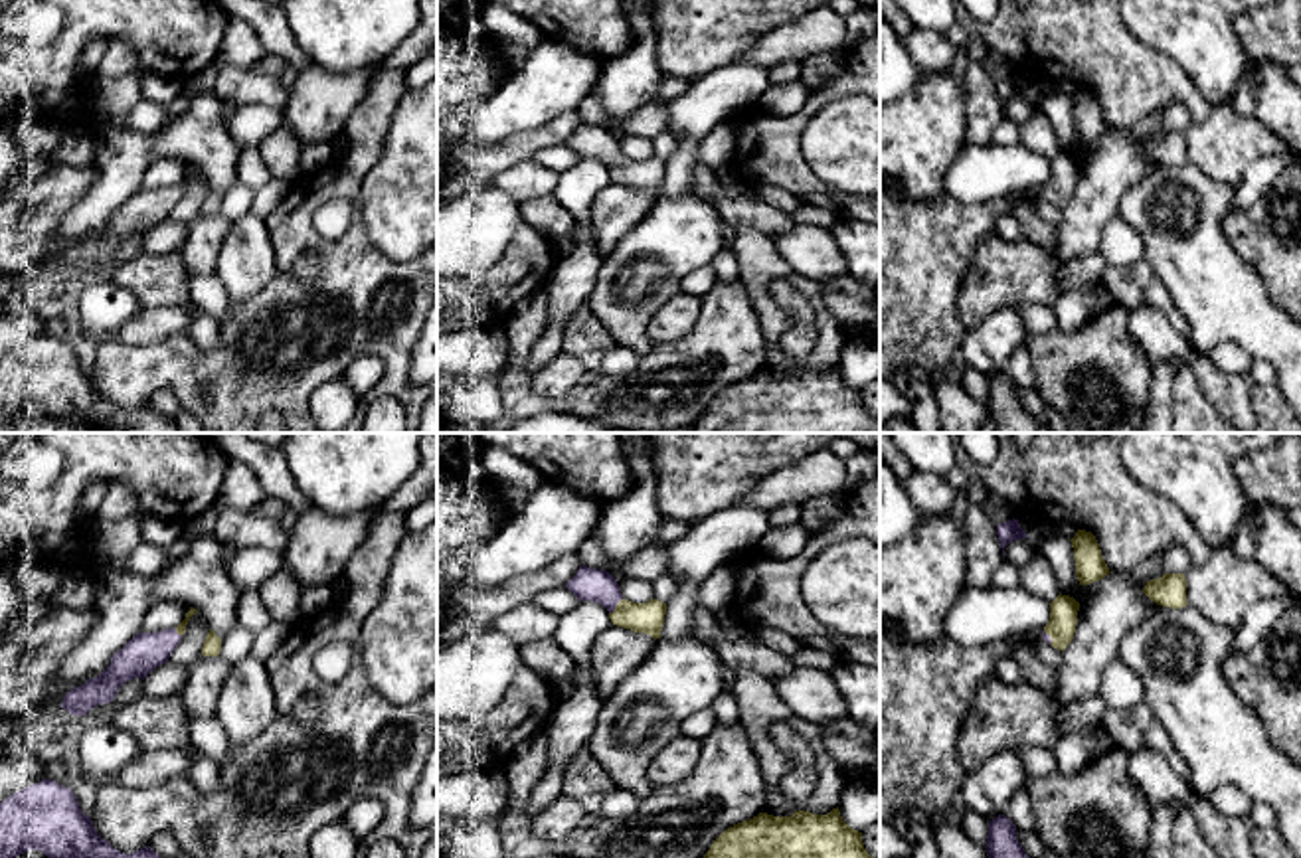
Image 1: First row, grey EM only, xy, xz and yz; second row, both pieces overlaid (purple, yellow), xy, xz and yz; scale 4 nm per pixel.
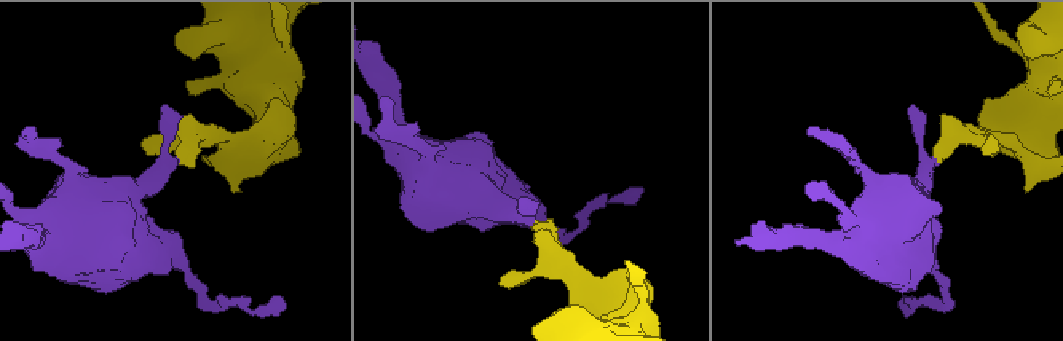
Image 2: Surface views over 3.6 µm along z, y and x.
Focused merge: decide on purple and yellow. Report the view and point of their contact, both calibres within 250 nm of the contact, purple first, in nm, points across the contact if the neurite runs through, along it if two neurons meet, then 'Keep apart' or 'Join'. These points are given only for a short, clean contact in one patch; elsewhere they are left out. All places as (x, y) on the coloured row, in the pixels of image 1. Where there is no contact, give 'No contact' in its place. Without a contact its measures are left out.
Touches purple at xz (615, 605). Thickness 140 nm (purple) against 130 nm. Path across: xz (598, 586), (615, 605), (623, 613), (647, 617). Join

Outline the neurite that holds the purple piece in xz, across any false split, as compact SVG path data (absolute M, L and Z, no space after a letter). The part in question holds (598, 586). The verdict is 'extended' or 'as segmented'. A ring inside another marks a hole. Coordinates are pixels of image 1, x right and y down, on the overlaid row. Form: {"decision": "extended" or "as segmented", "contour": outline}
{"decision": "extended", "contour": "M579 565L565 587L579 601L601 603L609 611L613 625L660 639L666 603L658 599L647 603L627 601L621 595L617 579L609 571Z"}

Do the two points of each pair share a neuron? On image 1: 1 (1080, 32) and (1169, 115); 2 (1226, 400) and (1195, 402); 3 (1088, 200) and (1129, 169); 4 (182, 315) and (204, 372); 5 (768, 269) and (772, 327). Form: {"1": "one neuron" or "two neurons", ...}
{"1": "two neurons", "2": "two neurons", "3": "one neuron", "4": "two neurons", "5": "one neuron"}

